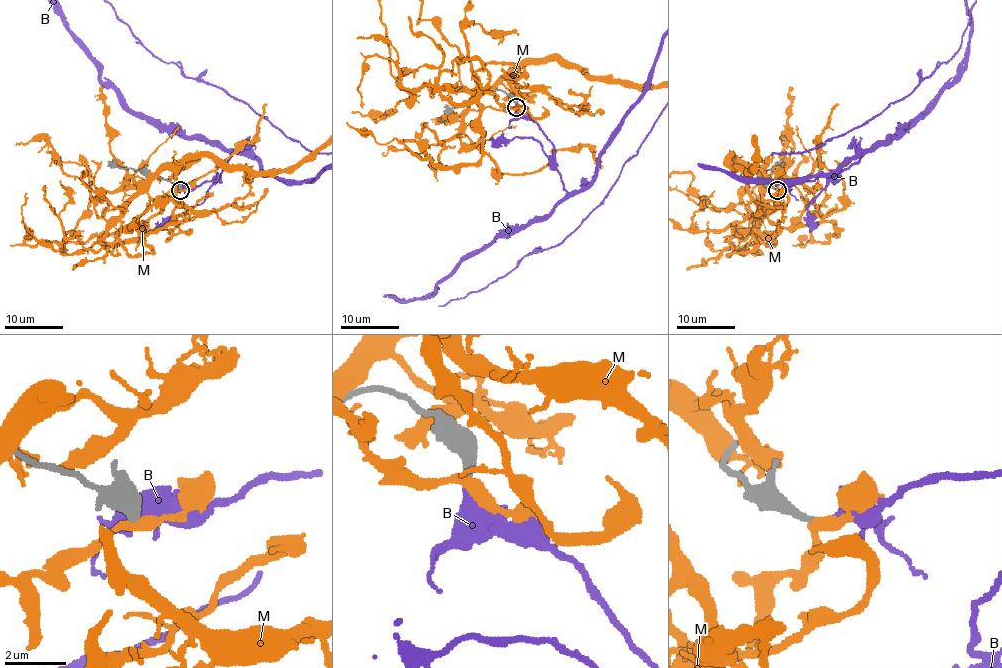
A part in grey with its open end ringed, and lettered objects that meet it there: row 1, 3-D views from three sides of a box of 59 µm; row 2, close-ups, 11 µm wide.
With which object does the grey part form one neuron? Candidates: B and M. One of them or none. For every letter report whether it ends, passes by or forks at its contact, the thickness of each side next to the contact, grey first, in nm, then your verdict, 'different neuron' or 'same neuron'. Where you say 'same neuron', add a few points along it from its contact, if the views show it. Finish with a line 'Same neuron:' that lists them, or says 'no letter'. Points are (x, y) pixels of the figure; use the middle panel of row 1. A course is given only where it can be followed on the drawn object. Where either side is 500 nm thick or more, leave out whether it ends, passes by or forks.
B: it ends there; 260 nm thick on the grey side, 360 nm on the other; same neuron
M: it passes by; 320 nm thick on the grey side, 320 nm on the other; different neuron
Same neuron: B

